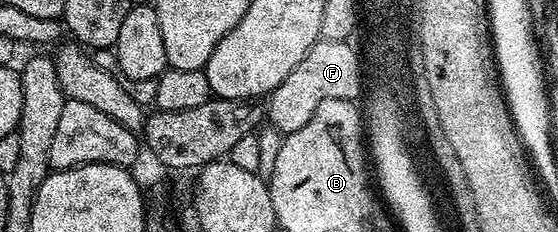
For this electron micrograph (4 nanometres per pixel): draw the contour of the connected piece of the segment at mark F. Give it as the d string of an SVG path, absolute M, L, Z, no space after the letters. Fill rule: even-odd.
M327 39L314 43L312 49L308 49L308 53L300 61L300 65L296 65L296 69L292 69L292 73L288 73L284 81L280 81L277 89L270 92L268 96L269 126L275 127L277 131L289 133L300 129L300 125L308 122L308 117L316 113L316 105L320 105L320 101L357 100L362 87L364 91L364 75L362 79L363 68L360 66L359 52L355 48L353 51L350 46L349 42L341 43Z

